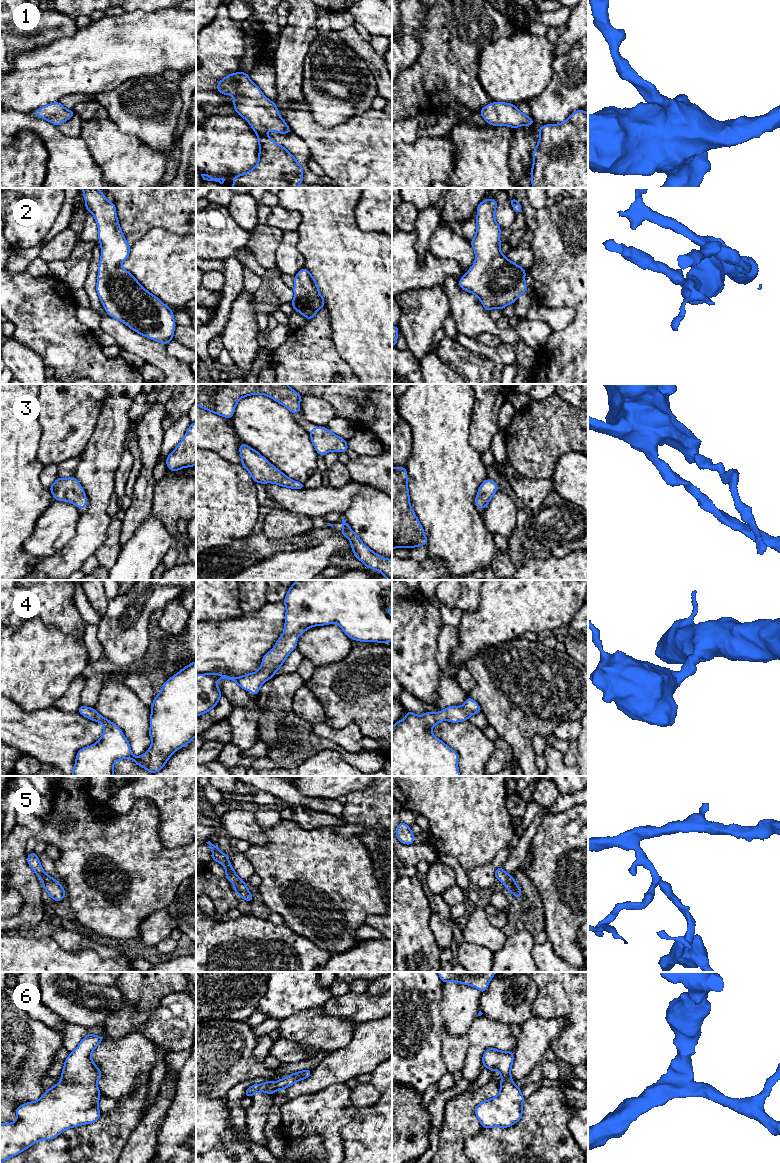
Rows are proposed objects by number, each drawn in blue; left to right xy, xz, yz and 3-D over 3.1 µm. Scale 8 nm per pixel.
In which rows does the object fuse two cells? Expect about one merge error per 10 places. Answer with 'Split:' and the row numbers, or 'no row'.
Split: no row

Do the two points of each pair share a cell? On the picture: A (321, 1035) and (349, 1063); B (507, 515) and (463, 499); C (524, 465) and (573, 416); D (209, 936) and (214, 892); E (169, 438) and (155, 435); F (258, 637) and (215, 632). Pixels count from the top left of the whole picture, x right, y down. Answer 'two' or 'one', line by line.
A: two
B: two
C: one
D: two
E: two
F: one

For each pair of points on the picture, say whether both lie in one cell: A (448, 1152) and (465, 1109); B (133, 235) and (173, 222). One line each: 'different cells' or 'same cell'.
A: same cell
B: same cell

